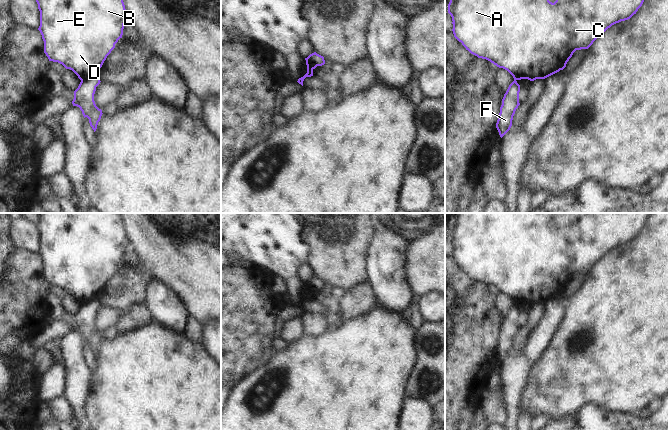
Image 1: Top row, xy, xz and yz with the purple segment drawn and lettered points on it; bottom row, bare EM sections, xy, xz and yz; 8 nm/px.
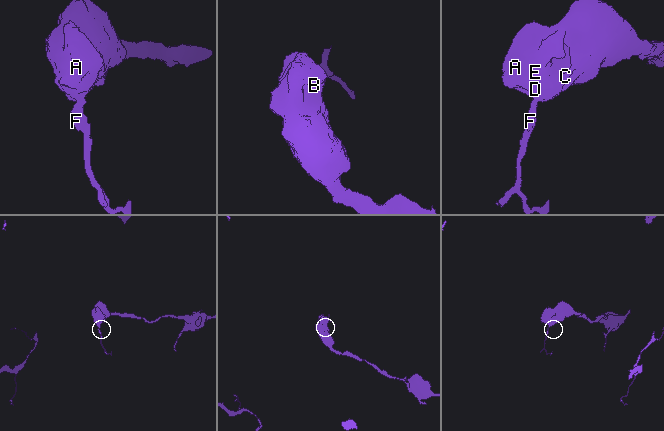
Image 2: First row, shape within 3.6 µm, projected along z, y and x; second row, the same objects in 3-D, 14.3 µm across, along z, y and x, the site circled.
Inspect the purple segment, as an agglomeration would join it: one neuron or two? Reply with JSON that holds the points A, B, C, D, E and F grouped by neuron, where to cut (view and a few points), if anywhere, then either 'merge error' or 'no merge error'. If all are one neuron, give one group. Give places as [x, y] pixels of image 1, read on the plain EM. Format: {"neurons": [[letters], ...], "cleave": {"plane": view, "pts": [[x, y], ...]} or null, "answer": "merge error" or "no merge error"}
{"neurons": [["A", "B", "C", "D", "E"], ["F"]], "cleave": {"plane": "xy", "pts": [[95, 297], [81, 304]]}, "answer": "merge error"}

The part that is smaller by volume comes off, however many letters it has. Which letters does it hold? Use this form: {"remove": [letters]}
{"remove": ["F"]}

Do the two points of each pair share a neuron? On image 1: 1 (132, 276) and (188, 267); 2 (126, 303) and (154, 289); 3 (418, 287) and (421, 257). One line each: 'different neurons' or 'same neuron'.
1: different neurons
2: different neurons
3: same neuron

